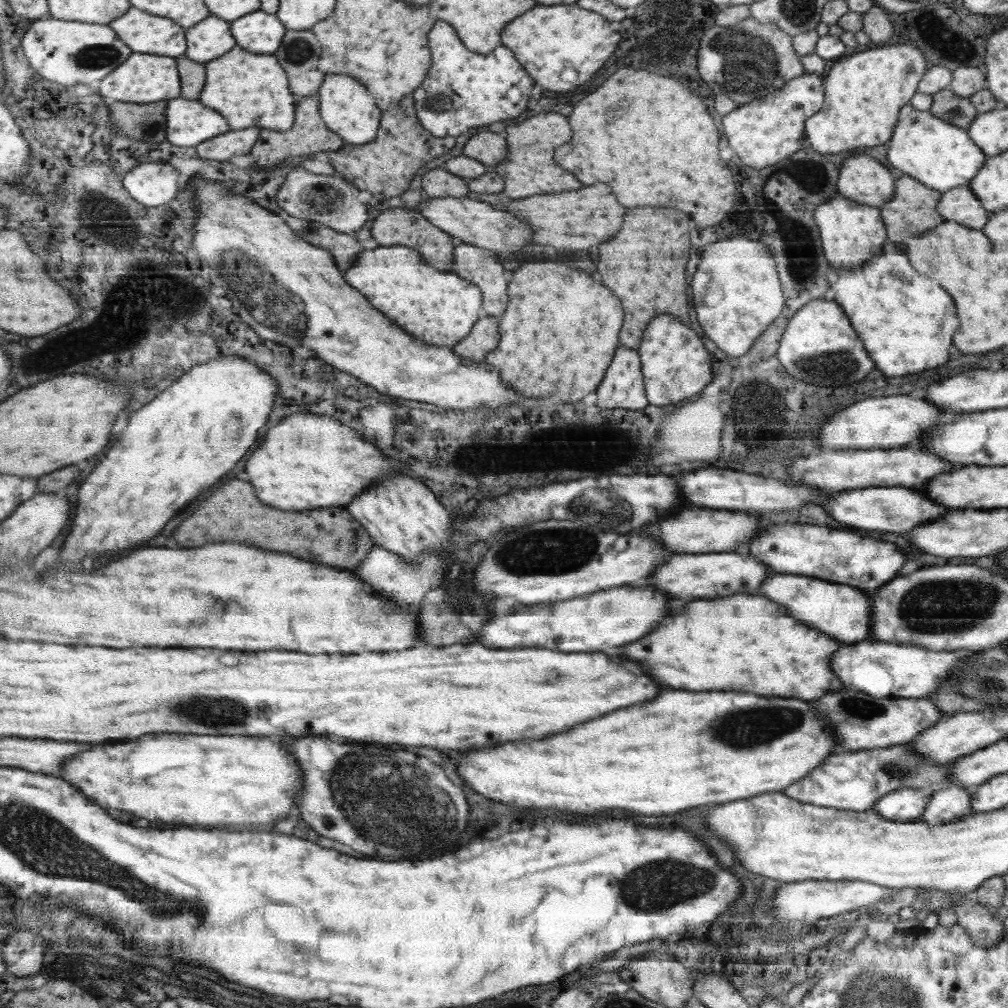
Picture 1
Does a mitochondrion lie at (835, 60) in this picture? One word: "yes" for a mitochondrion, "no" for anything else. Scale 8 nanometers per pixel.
no

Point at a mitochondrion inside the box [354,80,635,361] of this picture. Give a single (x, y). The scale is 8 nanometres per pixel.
(440, 104)

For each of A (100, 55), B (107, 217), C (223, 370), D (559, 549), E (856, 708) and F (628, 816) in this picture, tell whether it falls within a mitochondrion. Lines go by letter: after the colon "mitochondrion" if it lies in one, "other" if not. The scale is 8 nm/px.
A: mitochondrion
B: mitochondrion
C: other
D: mitochondrion
E: mitochondrion
F: other

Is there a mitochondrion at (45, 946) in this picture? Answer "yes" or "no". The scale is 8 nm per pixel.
no

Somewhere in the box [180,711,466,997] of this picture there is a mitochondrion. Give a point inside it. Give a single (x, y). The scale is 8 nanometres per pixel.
(404, 826)

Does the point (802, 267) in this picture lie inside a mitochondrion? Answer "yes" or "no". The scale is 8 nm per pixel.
yes

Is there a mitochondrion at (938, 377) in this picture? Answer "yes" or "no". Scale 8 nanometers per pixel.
no

